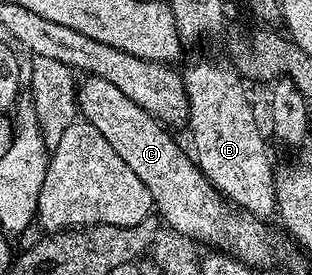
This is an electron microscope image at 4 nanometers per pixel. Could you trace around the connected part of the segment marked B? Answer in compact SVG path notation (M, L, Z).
M201 59L191 64L186 70L183 71L184 87L189 105L189 119L187 122L187 129L191 131L191 141L193 143L193 157L196 164L201 168L201 171L211 181L211 185L216 191L221 192L226 199L235 207L240 207L241 210L246 211L249 215L253 215L256 219L265 221L268 220L268 215L271 216L277 210L277 177L275 174L275 166L273 167L273 159L269 156L269 147L265 144L265 135L261 132L261 127L257 124L257 115L253 112L253 103L249 100L249 95L245 92L247 86L246 80L240 73L237 72L236 66L232 62L226 61L224 63L221 59Z

